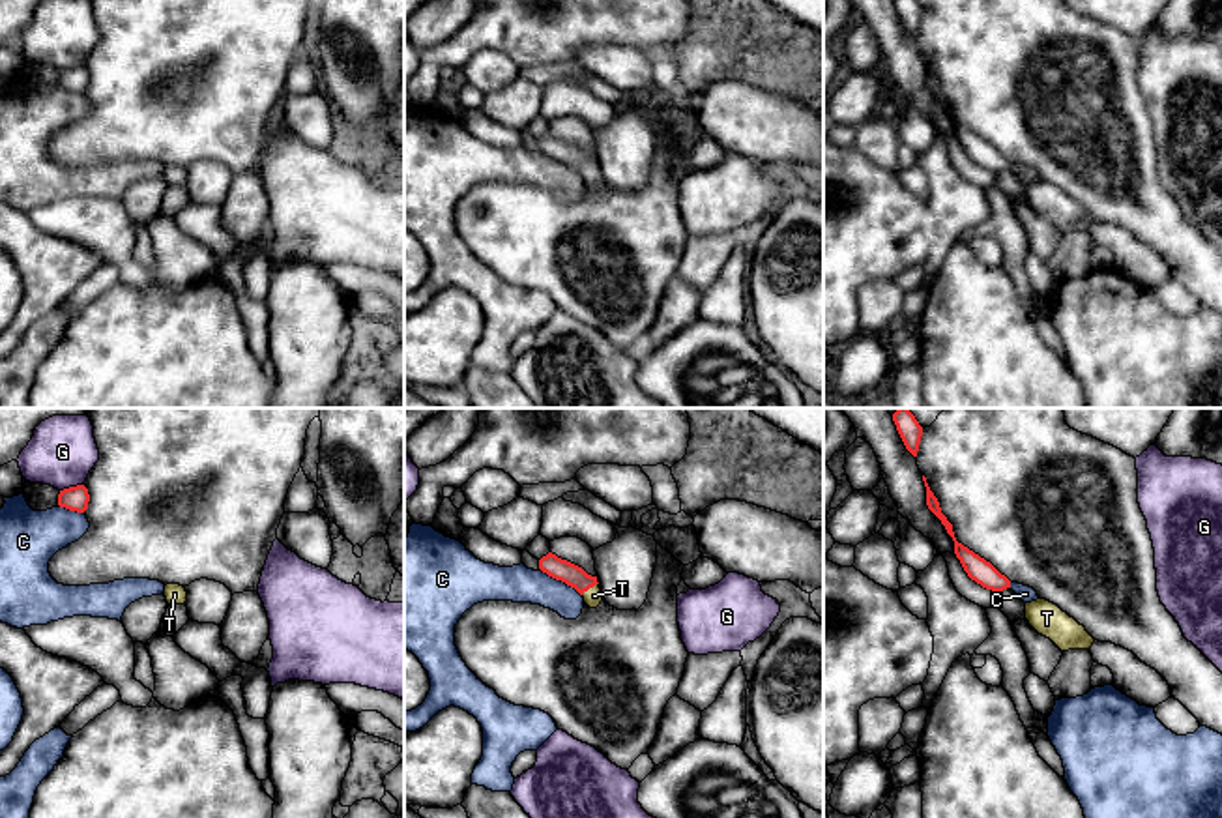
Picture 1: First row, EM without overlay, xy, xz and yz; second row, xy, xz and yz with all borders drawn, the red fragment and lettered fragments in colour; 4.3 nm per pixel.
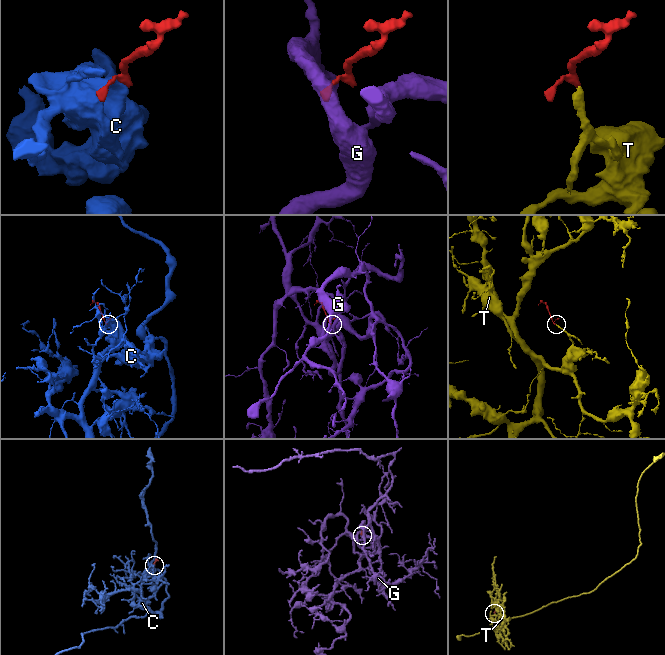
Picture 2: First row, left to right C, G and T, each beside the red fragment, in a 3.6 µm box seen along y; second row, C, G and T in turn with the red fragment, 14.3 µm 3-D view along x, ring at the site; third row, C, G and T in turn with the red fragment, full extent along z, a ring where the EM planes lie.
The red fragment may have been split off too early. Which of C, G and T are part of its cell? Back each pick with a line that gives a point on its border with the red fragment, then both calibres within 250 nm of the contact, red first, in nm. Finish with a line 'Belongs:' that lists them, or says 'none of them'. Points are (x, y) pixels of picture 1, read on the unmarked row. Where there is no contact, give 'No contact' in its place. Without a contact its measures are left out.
T: Touches red at xz (588, 169). Thickness 90 nm (red) against 80 nm
Belongs: T

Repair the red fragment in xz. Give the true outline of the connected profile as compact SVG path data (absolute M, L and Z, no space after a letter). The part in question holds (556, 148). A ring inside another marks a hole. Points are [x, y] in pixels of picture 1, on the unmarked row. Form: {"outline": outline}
{"outline": "M548 133L539 140L539 150L548 157L575 168L589 189L597 189L601 185L603 172L599 168L597 157L588 155L582 148Z"}

